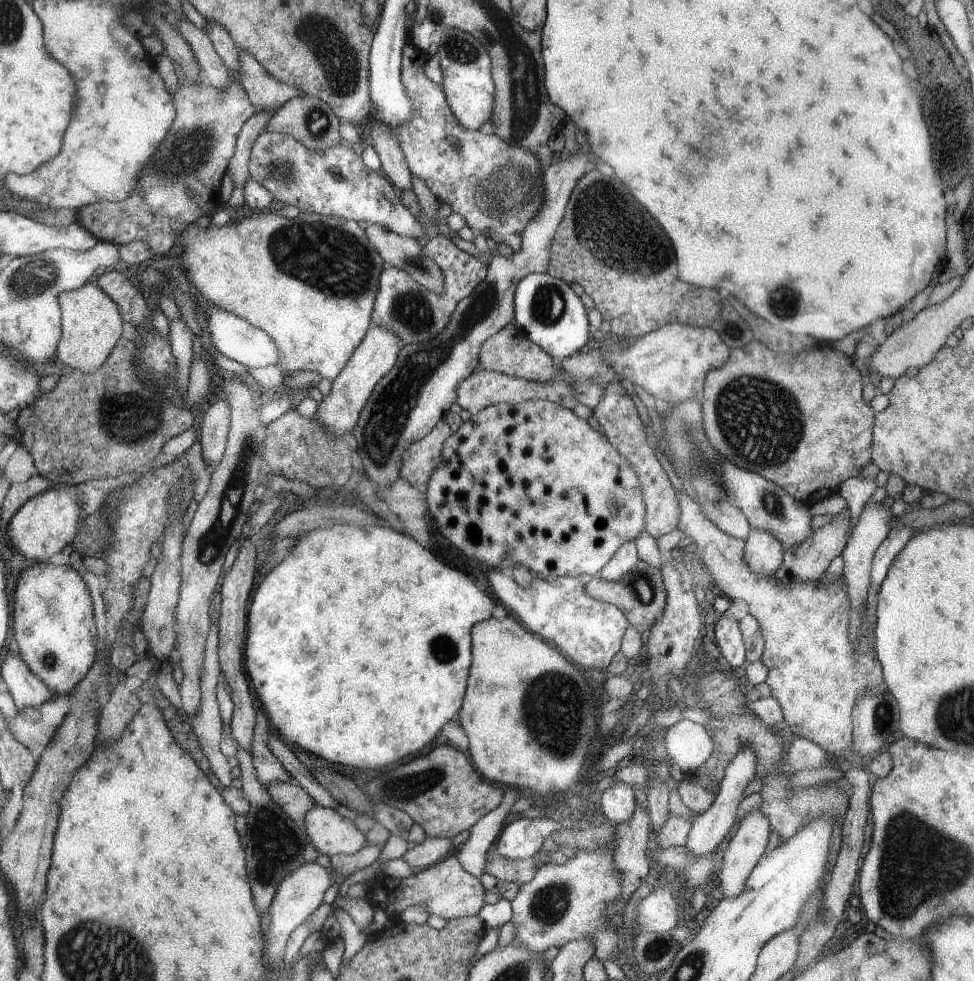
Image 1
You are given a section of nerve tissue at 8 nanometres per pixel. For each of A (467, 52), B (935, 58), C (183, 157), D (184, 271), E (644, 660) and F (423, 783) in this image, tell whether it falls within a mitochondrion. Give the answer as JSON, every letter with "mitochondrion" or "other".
{"A":"mitochondrion","B":"other","C":"mitochondrion","D":"other","E":"other","F":"mitochondrion"}

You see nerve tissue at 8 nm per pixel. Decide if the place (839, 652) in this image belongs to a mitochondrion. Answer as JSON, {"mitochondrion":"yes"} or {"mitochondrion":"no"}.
{"mitochondrion":"no"}

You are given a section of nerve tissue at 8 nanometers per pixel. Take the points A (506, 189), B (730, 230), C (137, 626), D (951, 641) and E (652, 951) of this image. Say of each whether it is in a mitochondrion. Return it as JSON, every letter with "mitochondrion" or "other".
{"A":"mitochondrion","B":"other","C":"other","D":"other","E":"mitochondrion"}

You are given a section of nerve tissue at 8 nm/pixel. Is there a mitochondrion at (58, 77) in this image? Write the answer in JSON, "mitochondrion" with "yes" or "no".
{"mitochondrion":"no"}

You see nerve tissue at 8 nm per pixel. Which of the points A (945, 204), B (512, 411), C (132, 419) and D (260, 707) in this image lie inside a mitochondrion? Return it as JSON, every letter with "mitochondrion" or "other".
{"A":"other","B":"other","C":"mitochondrion","D":"other"}

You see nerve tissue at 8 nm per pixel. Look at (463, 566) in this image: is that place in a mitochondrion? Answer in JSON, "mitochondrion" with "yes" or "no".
{"mitochondrion":"no"}

